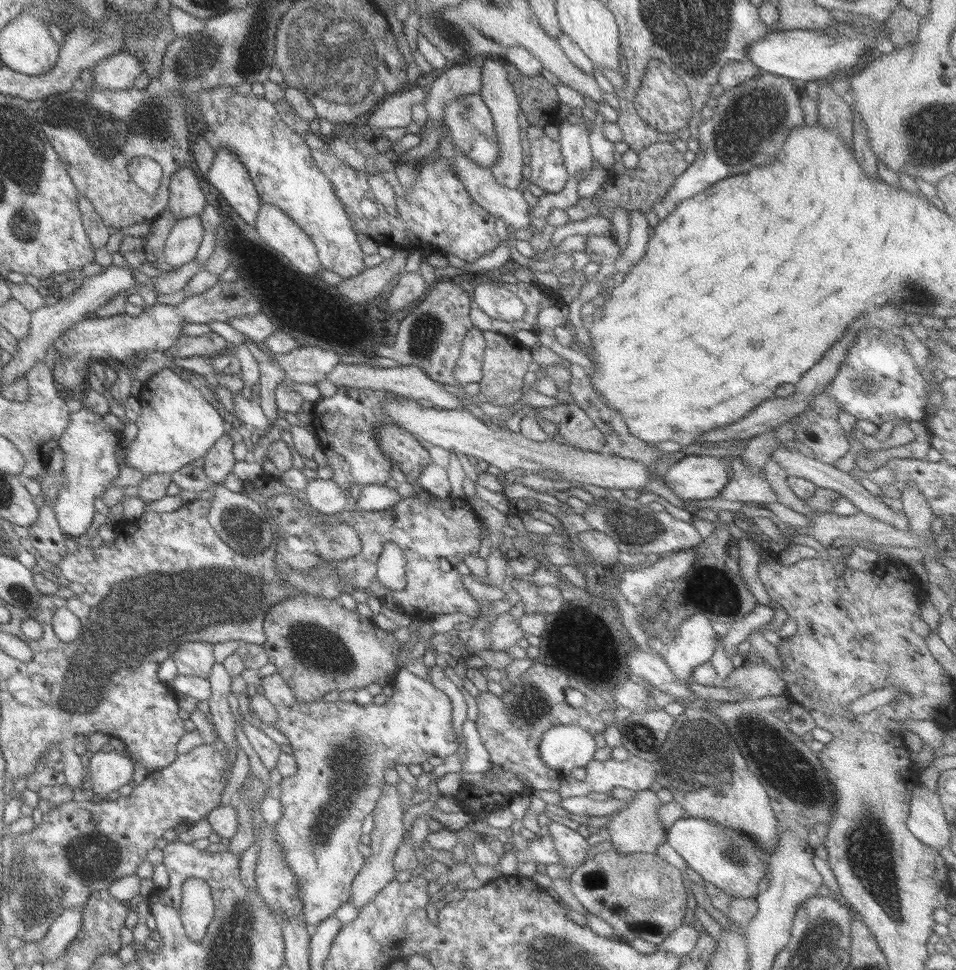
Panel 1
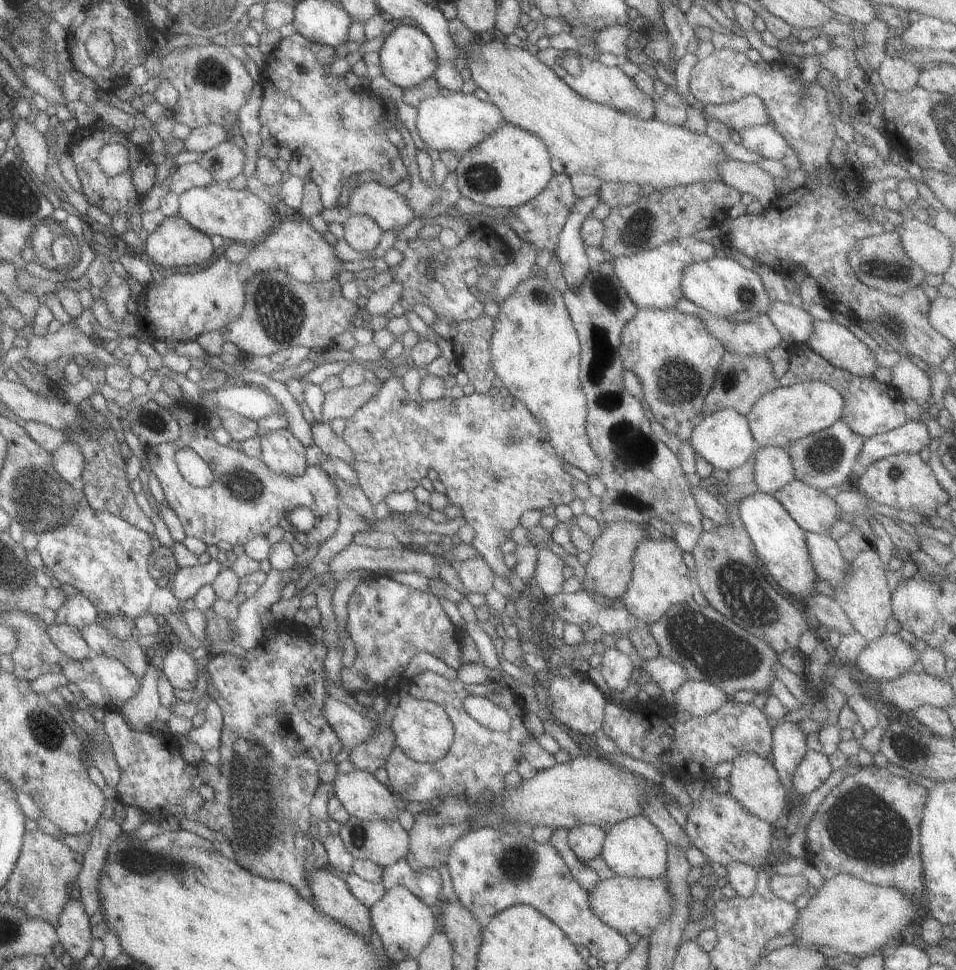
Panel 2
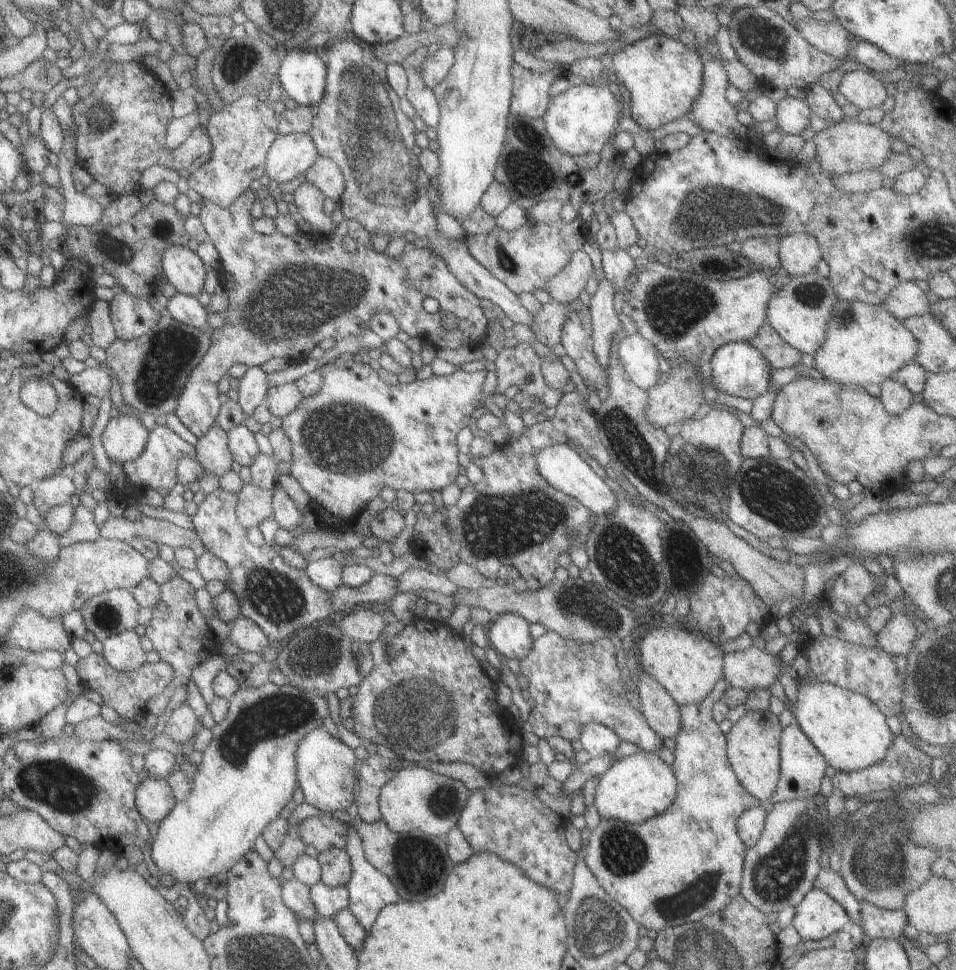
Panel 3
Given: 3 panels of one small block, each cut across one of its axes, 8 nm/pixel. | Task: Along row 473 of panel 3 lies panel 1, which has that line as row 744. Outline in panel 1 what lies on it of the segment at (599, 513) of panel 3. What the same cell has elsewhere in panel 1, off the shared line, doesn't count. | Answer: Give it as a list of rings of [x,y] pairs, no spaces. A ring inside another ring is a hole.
[[[554,726],[542,735],[539,760],[560,776],[569,775],[576,768],[584,769],[598,751],[594,736],[580,726]]]

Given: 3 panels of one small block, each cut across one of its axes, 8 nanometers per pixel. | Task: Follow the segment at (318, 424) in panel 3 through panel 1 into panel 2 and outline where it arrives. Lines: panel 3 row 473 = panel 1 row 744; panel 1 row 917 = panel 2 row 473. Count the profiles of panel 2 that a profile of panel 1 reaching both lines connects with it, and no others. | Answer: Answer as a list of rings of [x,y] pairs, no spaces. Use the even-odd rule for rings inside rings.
[[[179,401],[167,409],[172,414],[172,418],[180,425],[180,436],[176,442],[162,443],[148,447],[146,449],[146,458],[150,462],[152,472],[154,472],[156,478],[160,481],[160,486],[164,491],[164,498],[166,498],[166,506],[172,508],[176,516],[179,516],[187,536],[198,538],[198,540],[202,540],[207,546],[211,546],[212,544],[217,545],[218,542],[224,540],[224,542],[229,542],[234,547],[236,545],[242,546],[250,538],[254,538],[254,536],[266,537],[272,528],[280,526],[286,532],[293,534],[295,540],[300,542],[300,544],[307,547],[310,544],[324,544],[336,534],[339,525],[339,505],[341,501],[338,496],[338,490],[334,488],[330,480],[329,474],[331,469],[328,465],[308,465],[302,476],[290,477],[276,474],[259,457],[246,456],[246,454],[240,452],[238,449],[232,449],[228,445],[218,444],[214,440],[213,431],[208,430],[207,410],[205,408],[196,405],[192,406],[191,404]],[[180,448],[194,450],[212,469],[214,482],[210,486],[194,487],[184,480],[175,461],[176,450],[180,450]],[[298,506],[310,508],[312,514],[314,514],[314,518],[316,518],[316,522],[314,522],[314,526],[312,526],[310,532],[298,532],[290,524],[289,514],[294,508],[298,508]]]

